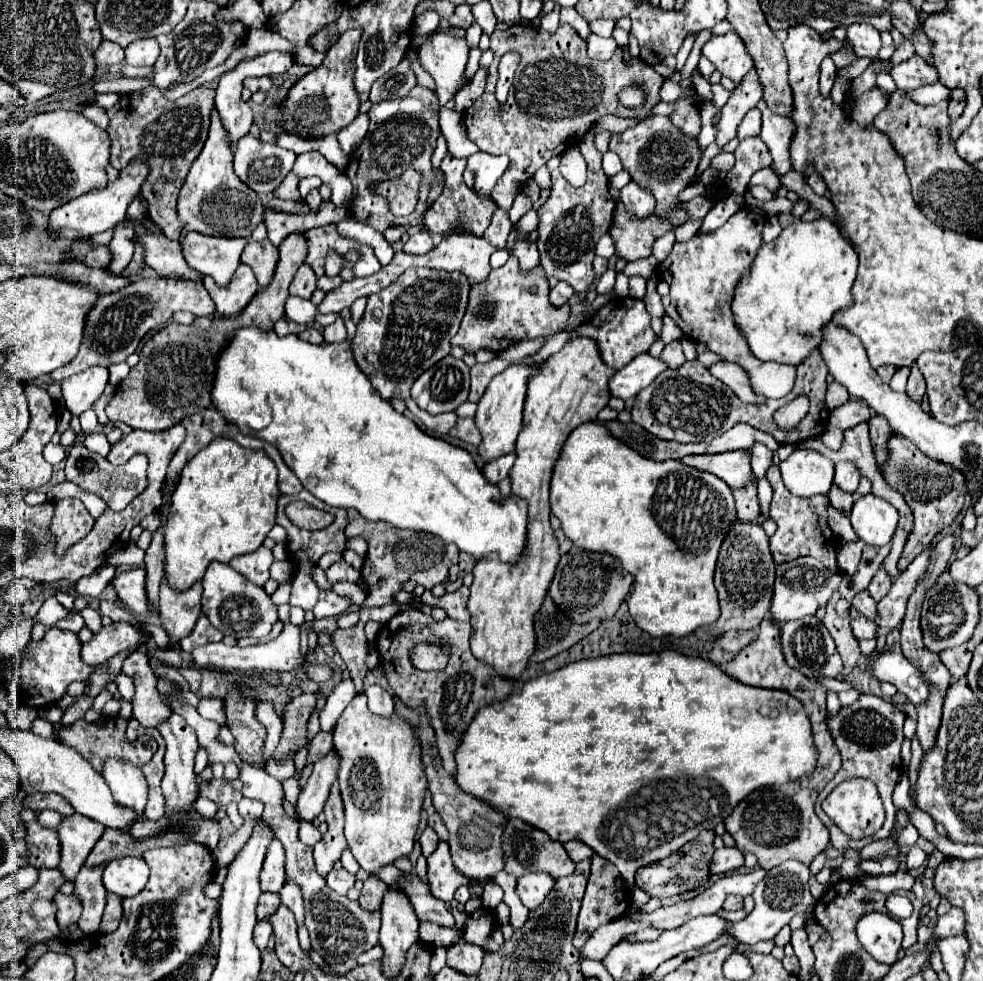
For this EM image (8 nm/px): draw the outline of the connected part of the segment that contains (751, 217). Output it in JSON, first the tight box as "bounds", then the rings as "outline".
{"bounds":[660,210,796,398],"outline":[[[738,210],[718,230],[704,236],[692,236],[688,242],[676,242],[660,268],[660,278],[670,284],[672,304],[668,308],[668,316],[678,322],[686,336],[704,342],[708,350],[720,358],[740,364],[750,374],[754,392],[766,398],[784,398],[794,386],[796,366],[754,358],[746,346],[746,338],[738,334],[738,326],[734,326],[734,314],[730,310],[734,290],[750,272],[758,248],[762,246],[762,226],[762,212]]]}

